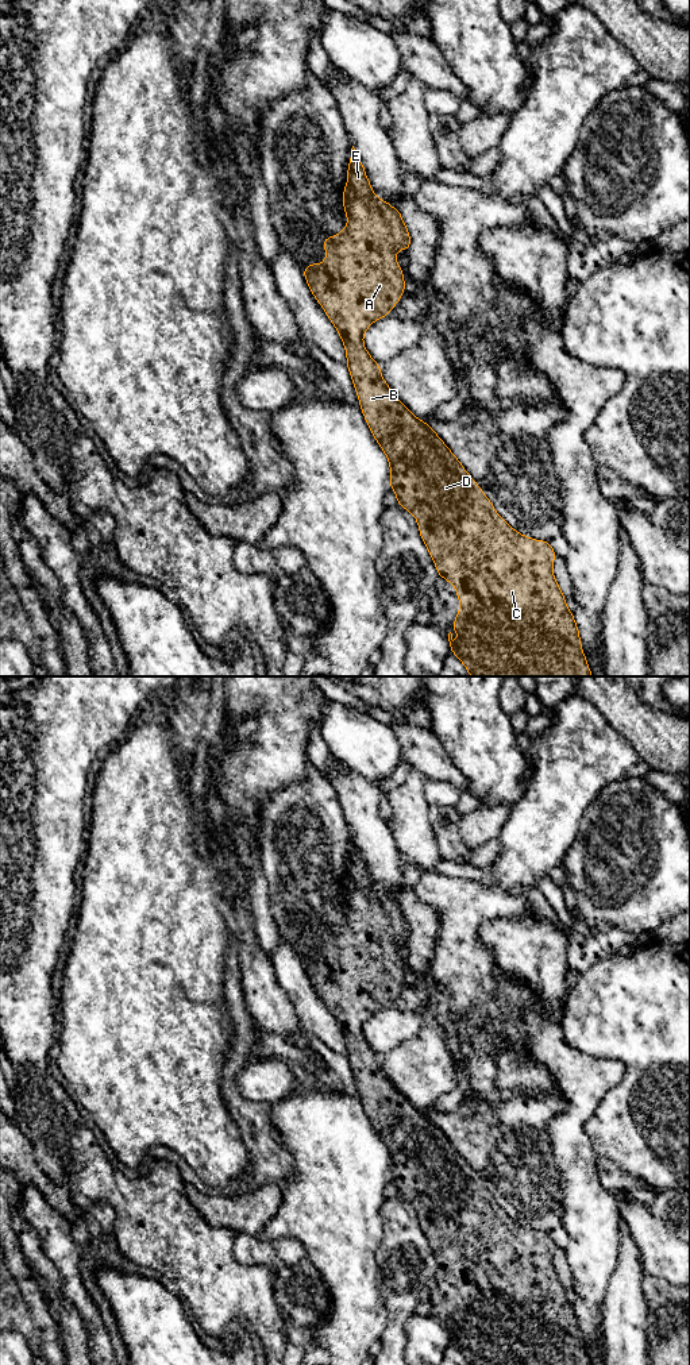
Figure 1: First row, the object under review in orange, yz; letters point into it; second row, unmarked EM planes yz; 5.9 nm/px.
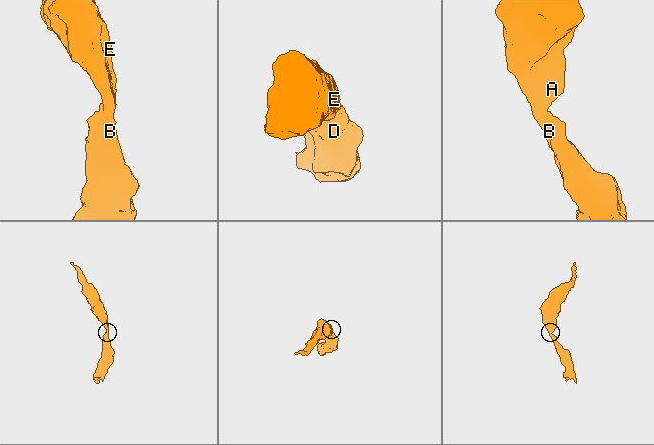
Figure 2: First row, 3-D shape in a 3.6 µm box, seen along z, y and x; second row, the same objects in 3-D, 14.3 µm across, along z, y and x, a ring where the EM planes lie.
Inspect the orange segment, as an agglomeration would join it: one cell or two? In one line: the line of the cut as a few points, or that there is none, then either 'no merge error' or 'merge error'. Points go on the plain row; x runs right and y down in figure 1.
no cut; no merge error

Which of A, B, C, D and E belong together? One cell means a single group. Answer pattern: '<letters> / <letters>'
A B C D E

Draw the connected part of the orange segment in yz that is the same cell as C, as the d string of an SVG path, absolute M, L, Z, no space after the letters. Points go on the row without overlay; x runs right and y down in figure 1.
M354 837L343 882L343 899L347 906L346 919L340 925L323 930L325 951L321 956L309 955L302 964L309 982L335 1017L344 1036L346 1056L363 1108L389 1152L389 1176L396 1184L397 1195L415 1207L420 1229L433 1250L437 1266L455 1277L460 1299L451 1319L462 1331L454 1333L452 1324L448 1324L451 1345L463 1354L469 1365L591 1365L582 1342L574 1304L568 1302L552 1262L556 1243L550 1233L535 1231L519 1225L494 1202L492 1192L433 1119L417 1110L393 1086L381 1065L381 1057L363 1036L367 1019L375 1011L386 1009L405 983L404 963L397 955L396 944L410 940L410 926L400 901L374 886Z

